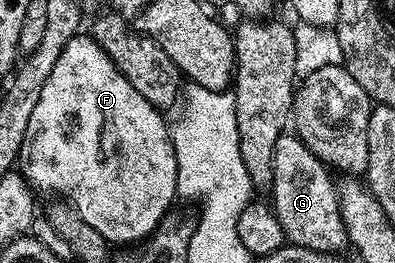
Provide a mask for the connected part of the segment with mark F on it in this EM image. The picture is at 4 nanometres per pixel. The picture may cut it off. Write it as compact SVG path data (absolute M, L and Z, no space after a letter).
M80 34L74 36L65 46L65 50L61 50L61 56L57 58L57 66L53 66L53 70L49 73L49 82L45 82L45 87L41 89L41 98L37 102L37 107L33 109L33 115L29 118L29 126L25 130L25 142L19 151L17 161L18 171L36 193L42 192L60 192L62 199L69 202L70 207L85 222L89 222L89 226L93 226L93 230L97 230L97 234L101 234L103 239L112 245L123 244L119 246L131 246L136 242L142 242L159 227L164 216L168 215L171 203L175 200L175 187L180 187L179 179L179 157L177 148L171 145L173 141L172 133L169 131L169 124L163 121L164 113L160 109L155 108L145 100L126 80L125 74L119 70L114 62L110 60L109 54L92 39L90 35Z

